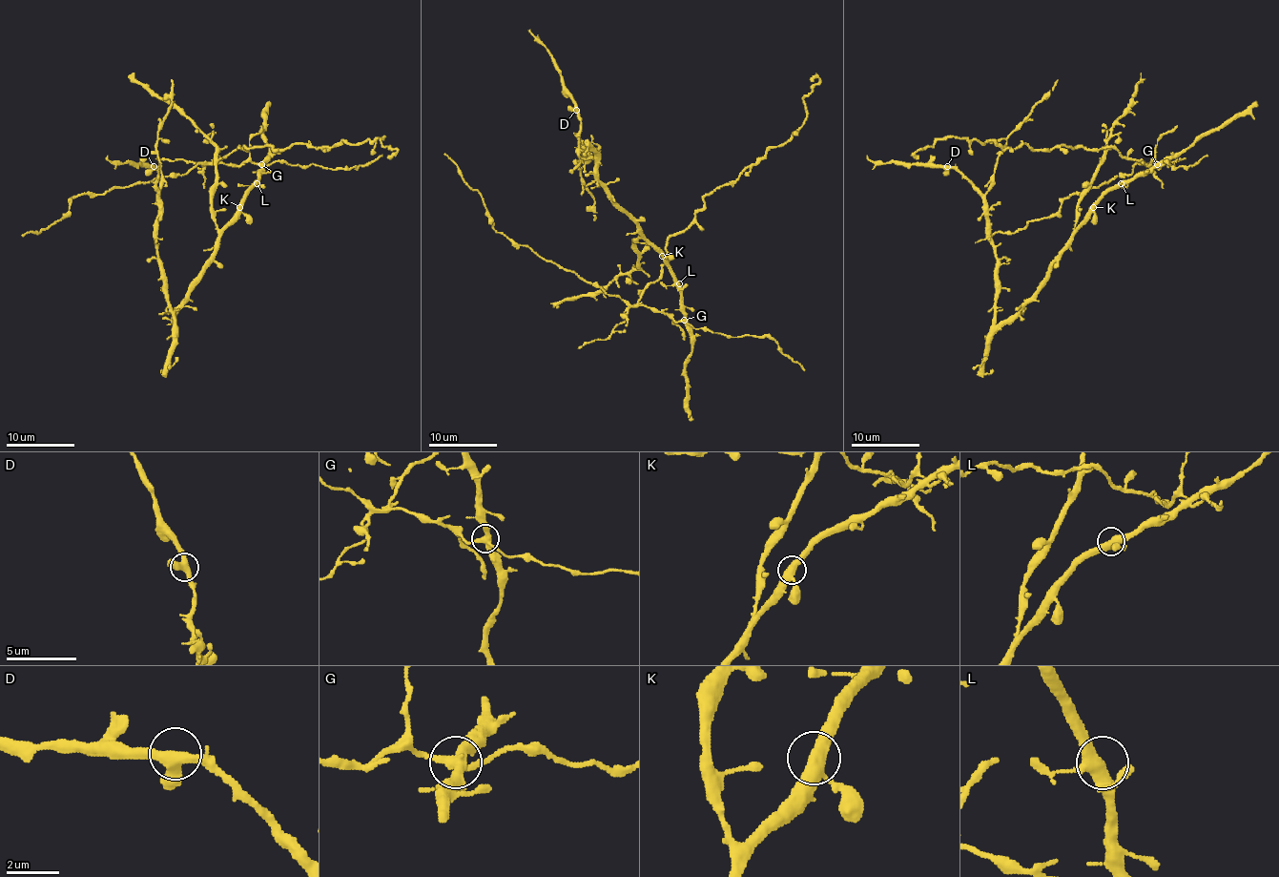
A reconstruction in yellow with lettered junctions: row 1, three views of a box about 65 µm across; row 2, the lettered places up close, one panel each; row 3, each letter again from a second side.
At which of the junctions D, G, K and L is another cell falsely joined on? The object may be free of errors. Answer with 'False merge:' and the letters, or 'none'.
False merge: G

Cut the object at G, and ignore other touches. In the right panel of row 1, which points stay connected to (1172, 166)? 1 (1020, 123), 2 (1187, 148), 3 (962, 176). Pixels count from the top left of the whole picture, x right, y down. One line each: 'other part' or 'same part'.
1: other part
2: other part
3: other part

